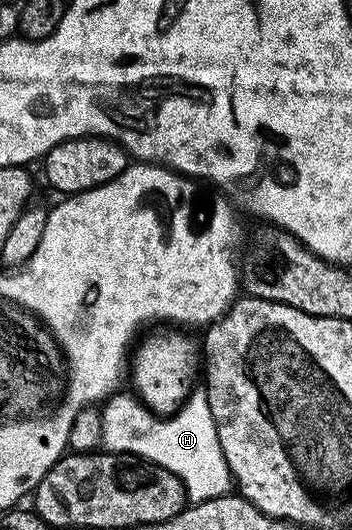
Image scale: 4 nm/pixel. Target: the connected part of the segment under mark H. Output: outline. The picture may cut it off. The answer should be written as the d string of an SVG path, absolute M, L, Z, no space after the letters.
M194 390L170 416L154 414L139 399L129 395L123 394L123 391L116 392L104 402L100 410L100 446L104 452L139 456L175 473L185 487L190 504L230 494L231 476L213 420L215 408L206 401L204 390Z

